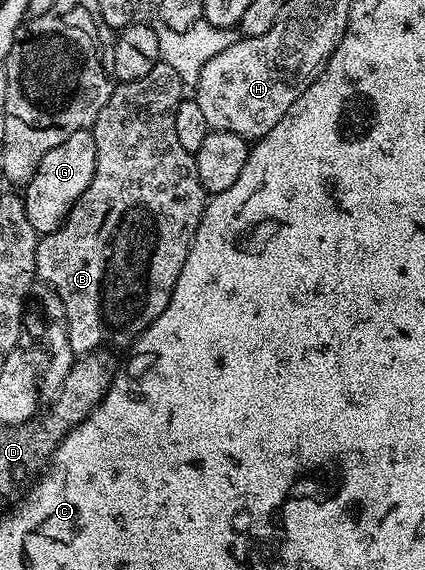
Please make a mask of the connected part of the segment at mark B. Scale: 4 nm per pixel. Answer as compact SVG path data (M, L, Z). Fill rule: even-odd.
M160 61L153 65L153 69L146 77L141 77L137 81L119 83L115 92L109 97L105 109L97 117L95 126L90 128L91 136L95 138L95 148L97 149L97 161L95 162L95 172L93 181L89 181L89 189L81 193L81 197L73 205L71 212L67 214L67 219L62 227L58 227L53 233L42 236L35 244L35 273L40 284L46 285L61 297L61 305L65 305L65 318L69 329L69 345L75 351L76 356L87 355L91 351L106 348L107 343L127 343L130 344L149 324L157 321L169 305L169 297L173 297L173 289L177 285L177 277L181 277L181 265L185 265L185 257L189 257L189 249L193 237L197 233L197 225L203 216L203 209L207 205L209 198L201 185L201 177L197 177L197 165L192 152L181 146L181 141L177 141L177 128L173 126L173 121L177 117L177 105L185 98L185 85L181 77L177 77L177 69L173 65Z

